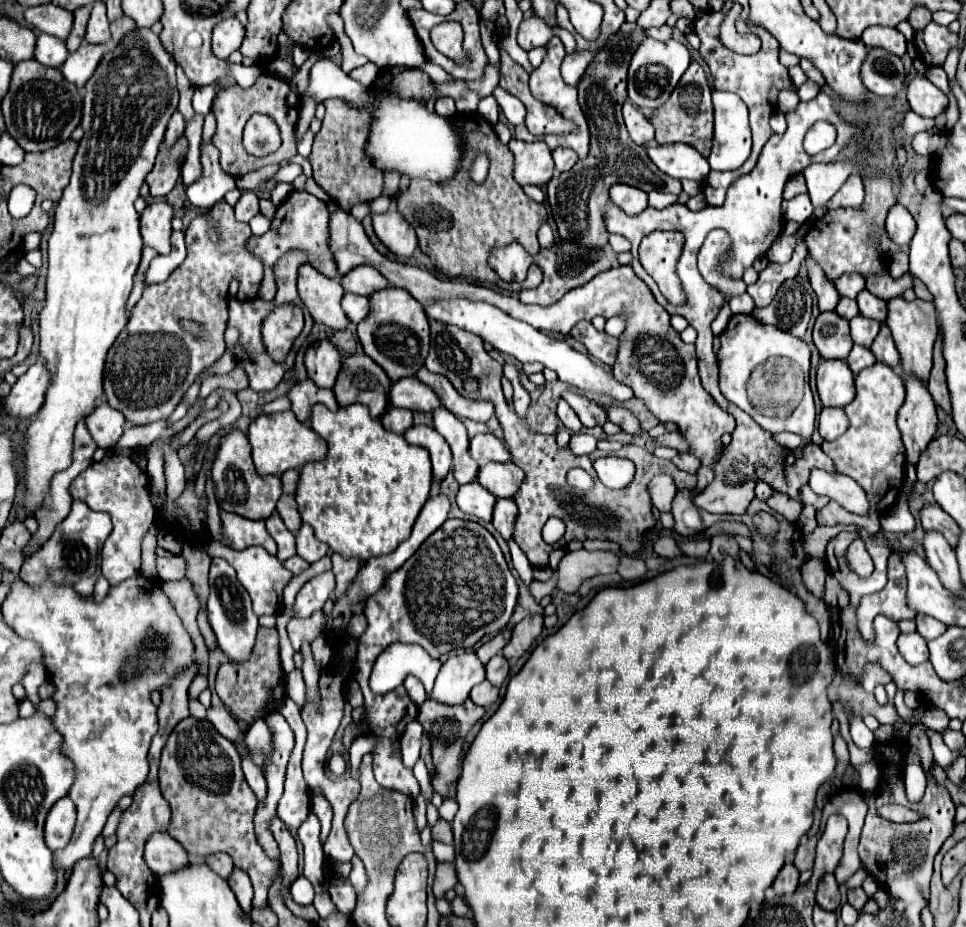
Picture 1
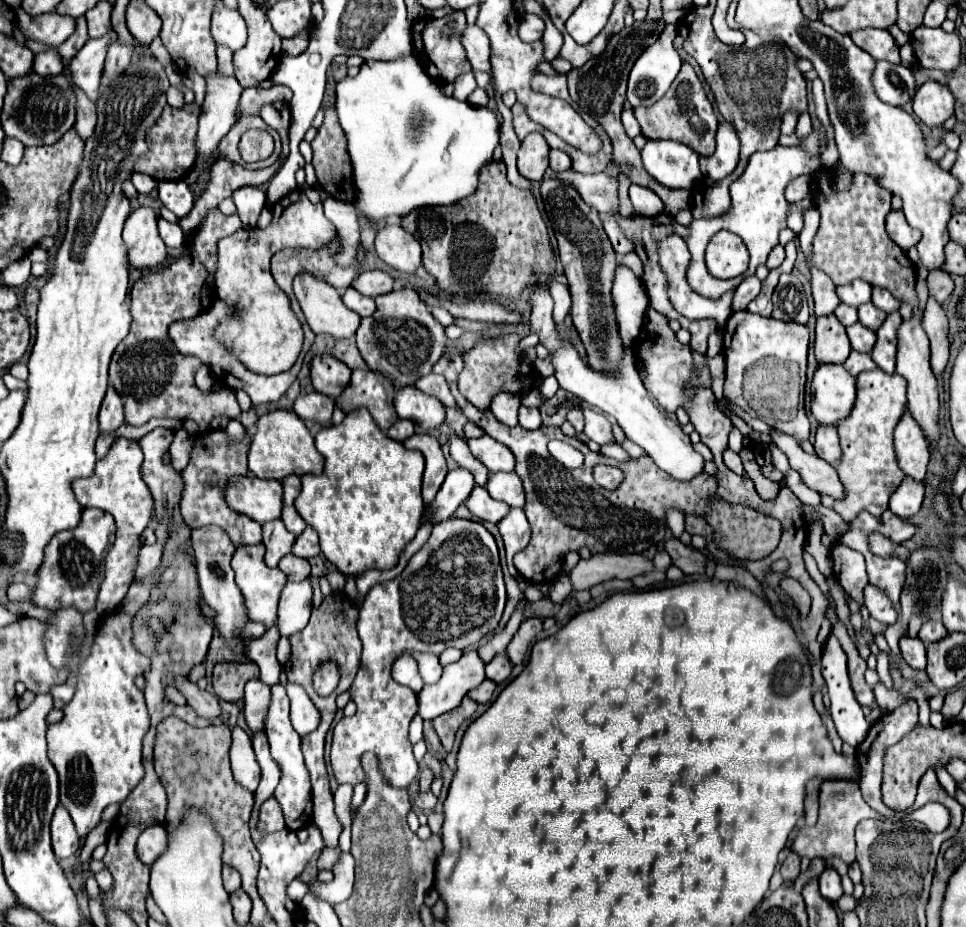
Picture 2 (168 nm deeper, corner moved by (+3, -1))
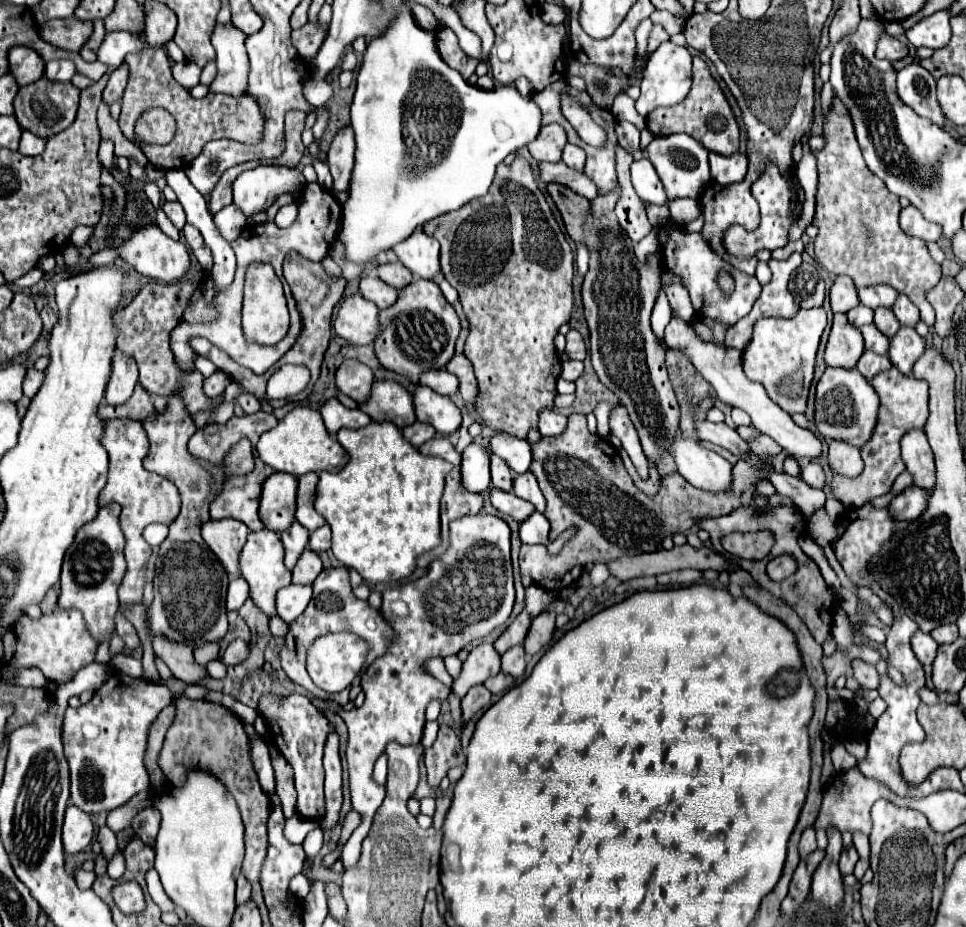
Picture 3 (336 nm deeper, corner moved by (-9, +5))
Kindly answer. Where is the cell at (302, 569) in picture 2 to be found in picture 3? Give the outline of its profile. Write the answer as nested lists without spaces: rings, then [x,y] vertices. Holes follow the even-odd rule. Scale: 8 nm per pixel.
[[[306,548],[302,552],[302,558],[296,562],[296,566],[292,570],[292,582],[294,584],[312,584],[320,572],[322,572],[322,560],[318,558],[316,552]]]

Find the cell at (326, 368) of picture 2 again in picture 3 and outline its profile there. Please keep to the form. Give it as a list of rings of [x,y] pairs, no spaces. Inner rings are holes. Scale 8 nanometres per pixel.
[[[358,360],[344,362],[340,372],[336,372],[336,384],[342,394],[362,404],[370,396],[370,390],[374,384],[374,372]]]

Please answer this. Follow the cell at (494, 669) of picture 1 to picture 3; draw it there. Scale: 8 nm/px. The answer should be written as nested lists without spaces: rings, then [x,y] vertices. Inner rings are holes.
[[[516,646],[502,656],[502,672],[504,674],[510,674],[514,678],[522,678],[524,670],[526,670],[526,660],[524,660],[524,648],[522,646]]]

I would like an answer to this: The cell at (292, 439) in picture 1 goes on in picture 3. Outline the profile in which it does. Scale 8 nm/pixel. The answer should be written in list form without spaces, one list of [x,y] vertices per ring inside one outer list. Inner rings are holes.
[[[296,406],[290,410],[276,428],[264,432],[258,442],[258,456],[262,462],[272,466],[278,472],[288,472],[294,476],[302,476],[308,472],[338,472],[342,466],[348,464],[348,454],[340,446],[338,440],[332,440],[330,434],[326,432],[326,426],[322,422],[322,416],[318,410],[306,408],[306,406]]]

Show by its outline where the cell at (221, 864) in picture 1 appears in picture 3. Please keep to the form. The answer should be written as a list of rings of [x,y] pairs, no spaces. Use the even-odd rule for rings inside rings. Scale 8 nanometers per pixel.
[[[240,876],[238,886],[236,886],[236,904],[240,906],[240,904],[244,904],[248,900],[250,900],[250,882],[244,876]]]

